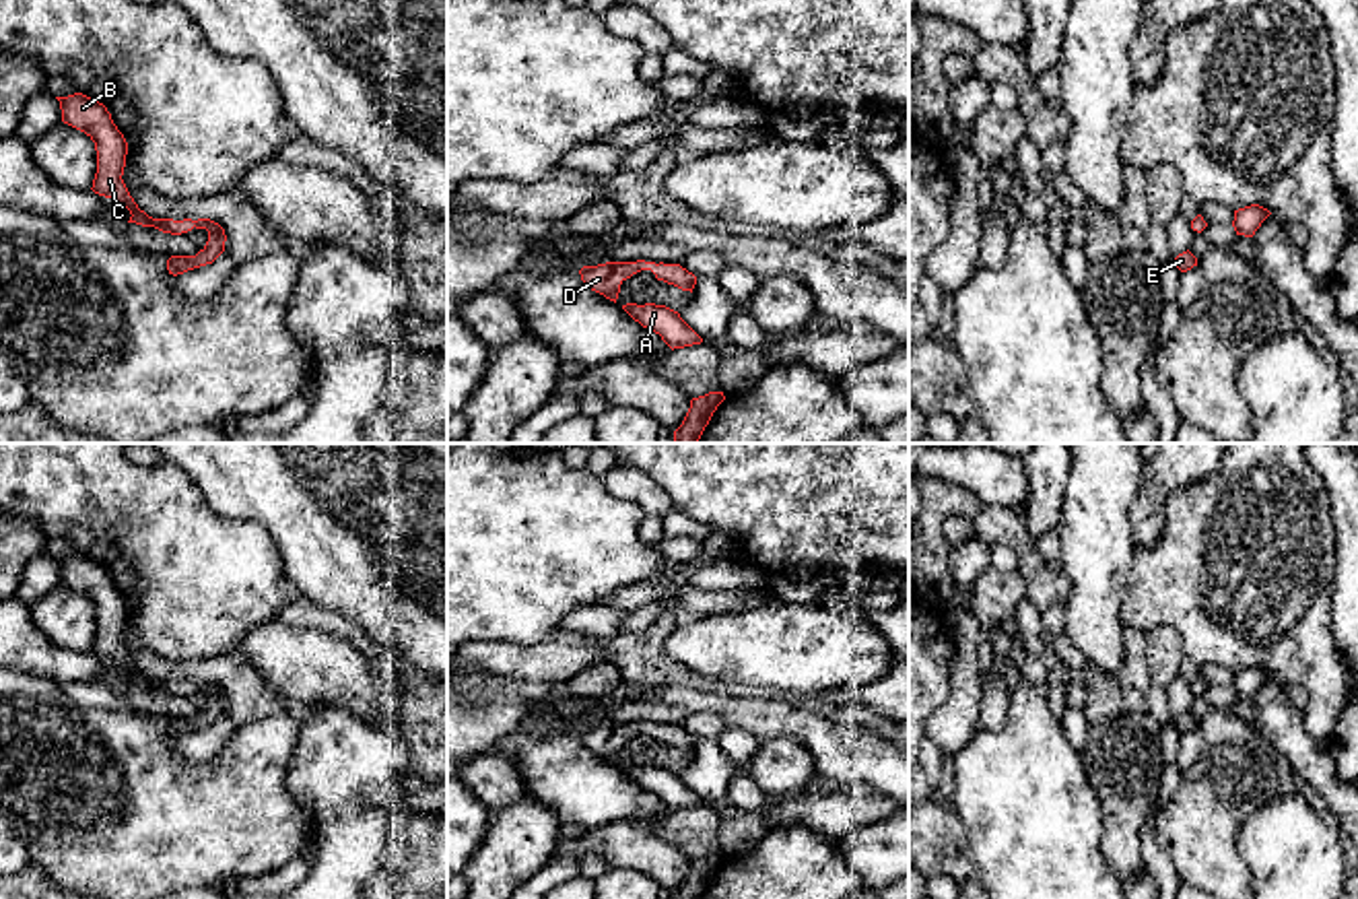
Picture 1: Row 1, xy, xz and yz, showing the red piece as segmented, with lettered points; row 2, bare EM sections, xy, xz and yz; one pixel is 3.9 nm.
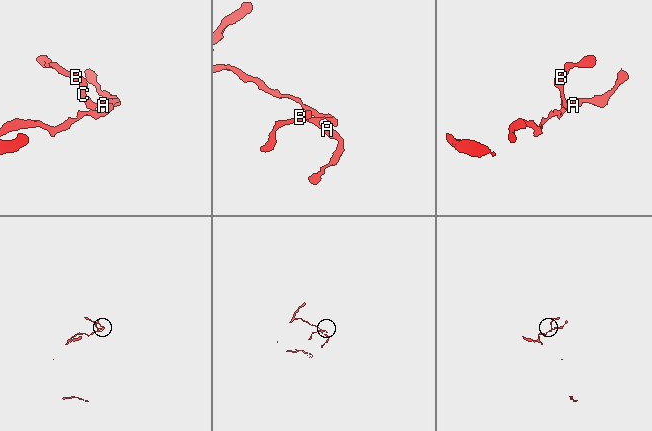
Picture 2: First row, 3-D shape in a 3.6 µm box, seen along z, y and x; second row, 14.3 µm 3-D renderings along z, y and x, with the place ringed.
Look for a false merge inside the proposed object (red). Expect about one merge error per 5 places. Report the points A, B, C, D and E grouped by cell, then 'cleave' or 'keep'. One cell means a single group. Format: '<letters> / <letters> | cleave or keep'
A B C D E | keep

